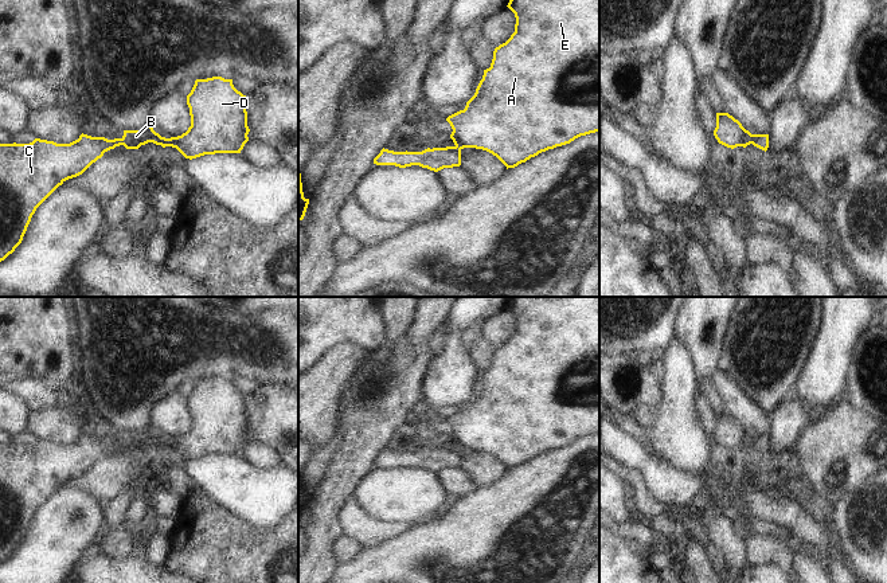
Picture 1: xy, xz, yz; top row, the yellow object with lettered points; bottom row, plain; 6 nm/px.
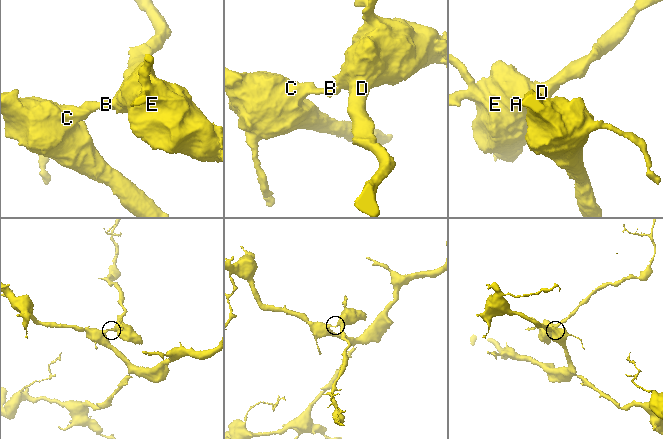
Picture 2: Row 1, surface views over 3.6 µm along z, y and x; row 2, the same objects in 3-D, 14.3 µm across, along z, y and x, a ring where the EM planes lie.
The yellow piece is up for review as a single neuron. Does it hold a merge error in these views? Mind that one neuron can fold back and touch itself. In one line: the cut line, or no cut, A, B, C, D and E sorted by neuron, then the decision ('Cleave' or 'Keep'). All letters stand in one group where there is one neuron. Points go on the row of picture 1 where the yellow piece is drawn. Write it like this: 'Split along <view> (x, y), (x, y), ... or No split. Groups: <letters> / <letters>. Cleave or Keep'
Split along yz (753, 135), (750, 143). Groups: A D E / B C. Cleave.

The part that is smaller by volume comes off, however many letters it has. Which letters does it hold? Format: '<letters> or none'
A, D, E

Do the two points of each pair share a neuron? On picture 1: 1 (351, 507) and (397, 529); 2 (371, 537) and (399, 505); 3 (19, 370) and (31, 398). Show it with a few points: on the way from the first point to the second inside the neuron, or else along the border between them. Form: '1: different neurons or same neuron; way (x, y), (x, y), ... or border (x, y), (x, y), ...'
1: same neuron; way (360, 519), (371, 529), (385, 529)
2: different neurons; border (358, 505), (378, 520), (405, 521), (410, 525)
3: different neurons; border (14, 380), (42, 380), (53, 391)

